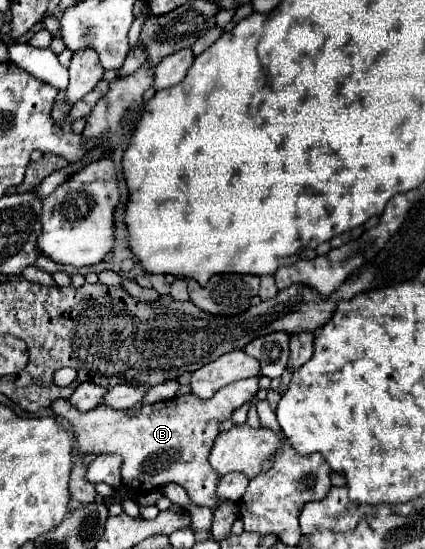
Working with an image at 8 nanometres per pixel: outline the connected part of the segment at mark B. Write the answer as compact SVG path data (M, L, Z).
M246 378L246 380L224 386L210 400L200 400L196 394L190 392L190 394L184 394L184 396L178 396L172 400L164 400L164 402L156 402L156 404L144 404L138 414L130 414L128 410L114 410L110 406L98 406L94 410L80 412L78 408L74 408L70 404L70 400L64 400L64 398L56 400L52 404L52 410L56 414L64 416L74 426L80 452L84 452L84 454L112 454L112 452L120 454L122 456L122 466L120 466L122 480L126 484L134 486L138 492L150 492L150 490L162 488L168 482L176 482L186 490L186 494L192 502L196 502L198 506L208 506L208 508L216 510L222 504L222 500L216 496L216 488L218 488L222 476L216 474L208 462L210 448L212 448L212 444L220 432L220 424L224 420L228 420L230 414L238 406L252 400L256 396L256 392L258 392L258 378Z

